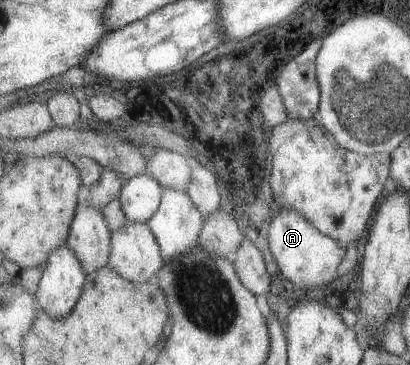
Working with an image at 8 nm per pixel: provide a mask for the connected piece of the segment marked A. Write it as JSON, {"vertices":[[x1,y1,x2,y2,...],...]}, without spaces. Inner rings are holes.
{"vertices":[[278,210,269,228,269,248,283,276,301,288,321,288,335,280,345,250,337,239,323,234,299,211]]}

